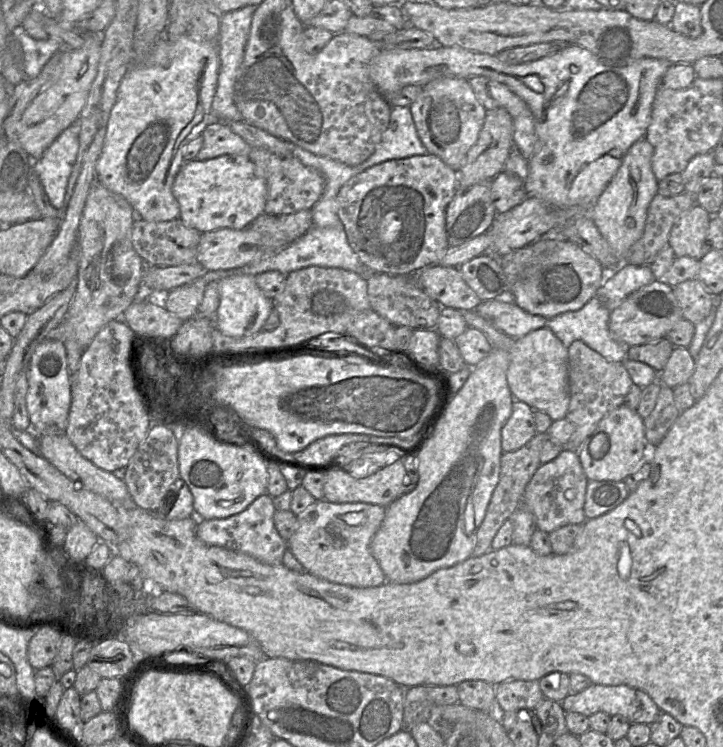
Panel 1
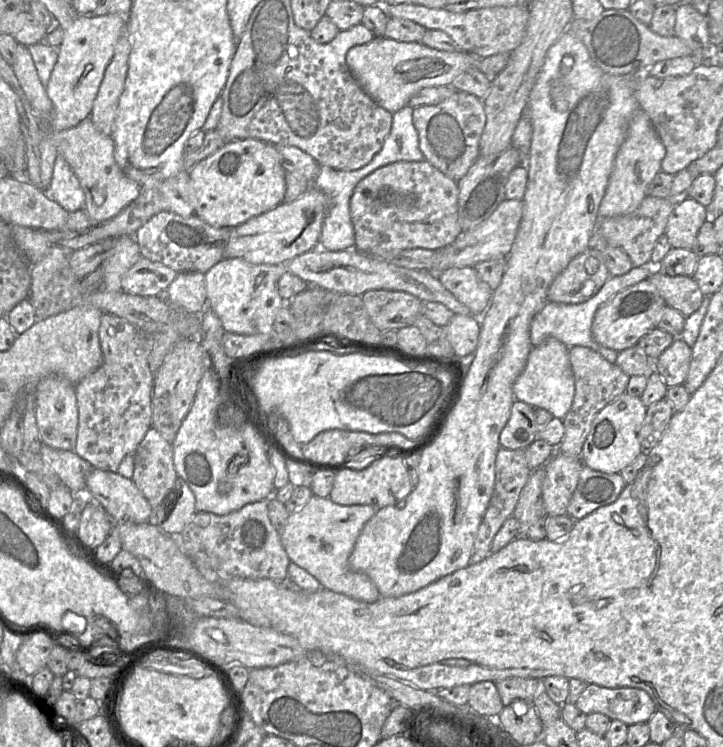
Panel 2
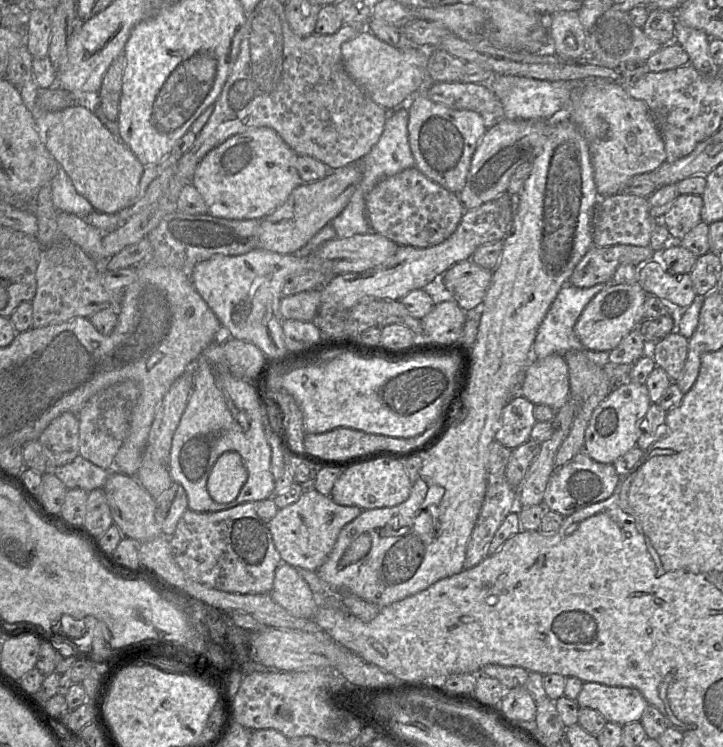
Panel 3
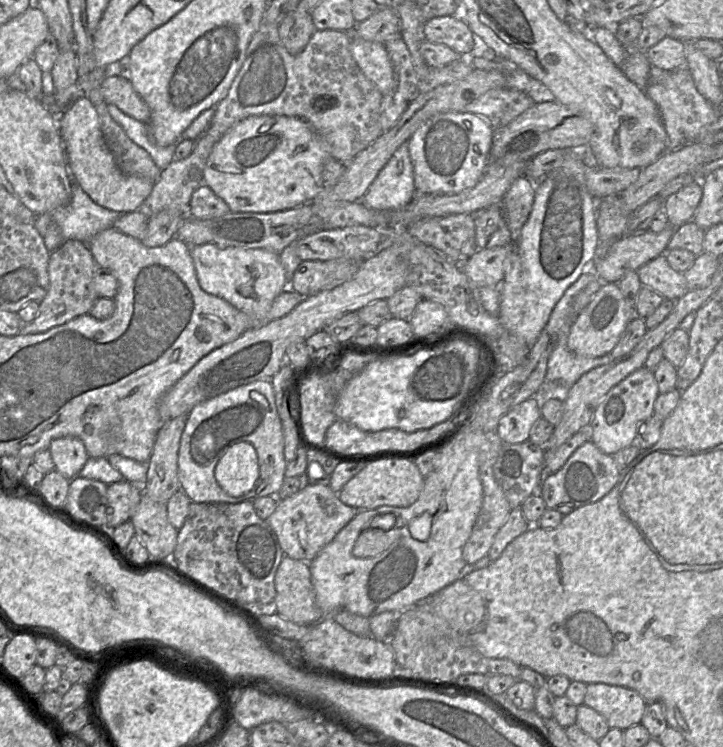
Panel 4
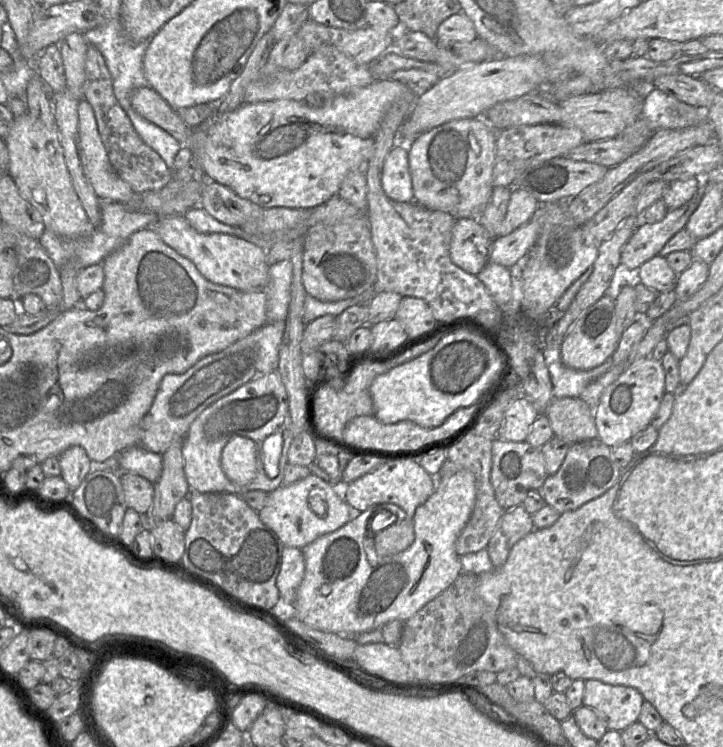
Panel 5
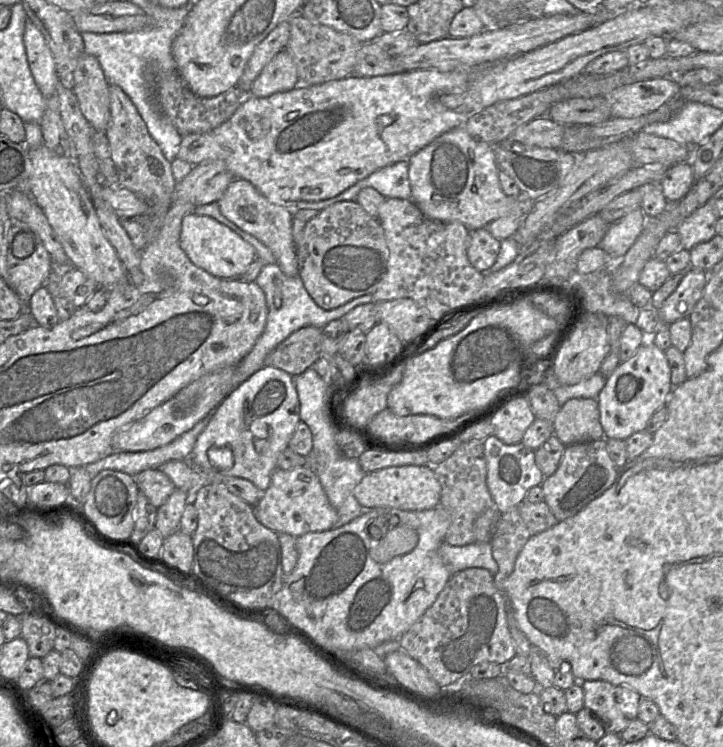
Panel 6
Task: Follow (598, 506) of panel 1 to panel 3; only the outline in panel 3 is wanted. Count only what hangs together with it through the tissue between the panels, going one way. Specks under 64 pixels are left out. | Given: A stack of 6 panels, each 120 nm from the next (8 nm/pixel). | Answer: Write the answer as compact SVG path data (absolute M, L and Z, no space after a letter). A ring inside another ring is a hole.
M581 451L570 462L555 468L546 486L543 504L547 510L567 517L581 508L608 499L614 493L620 479L621 476L613 464L596 462Z

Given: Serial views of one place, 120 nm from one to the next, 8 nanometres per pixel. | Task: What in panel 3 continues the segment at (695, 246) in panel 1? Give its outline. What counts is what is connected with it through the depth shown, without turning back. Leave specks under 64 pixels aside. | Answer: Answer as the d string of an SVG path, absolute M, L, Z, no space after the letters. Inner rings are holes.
M680 194L670 210L662 217L671 235L671 241L680 242L701 221L703 198L700 195Z

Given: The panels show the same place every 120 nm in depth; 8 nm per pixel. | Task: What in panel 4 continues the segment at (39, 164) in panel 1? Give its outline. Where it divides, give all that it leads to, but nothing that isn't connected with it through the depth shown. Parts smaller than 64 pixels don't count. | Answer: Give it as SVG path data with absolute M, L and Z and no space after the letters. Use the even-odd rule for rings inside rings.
M72 177L71 191L71 199L67 205L58 207L51 212L37 215L34 227L42 238L49 224L55 223L59 226L64 240L78 240L87 244L98 233L113 228L115 221L123 215L97 205Z

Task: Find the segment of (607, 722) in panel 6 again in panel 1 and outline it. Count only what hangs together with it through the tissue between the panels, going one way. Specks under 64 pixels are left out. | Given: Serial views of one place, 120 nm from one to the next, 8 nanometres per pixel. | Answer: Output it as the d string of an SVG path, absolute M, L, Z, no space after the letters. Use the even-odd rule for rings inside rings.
M591 684L586 689L578 693L569 693L561 702L565 712L579 713L584 716L591 716L599 711L607 713L610 717L621 715L631 724L652 724L660 715L661 711L650 696L640 690L625 684L601 685Z

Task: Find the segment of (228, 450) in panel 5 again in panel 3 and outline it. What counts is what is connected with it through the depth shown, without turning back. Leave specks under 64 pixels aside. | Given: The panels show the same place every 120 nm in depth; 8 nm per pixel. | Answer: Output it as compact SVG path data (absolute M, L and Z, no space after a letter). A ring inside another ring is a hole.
M223 453L210 473L207 482L208 492L219 503L234 501L248 480L248 472L239 453Z

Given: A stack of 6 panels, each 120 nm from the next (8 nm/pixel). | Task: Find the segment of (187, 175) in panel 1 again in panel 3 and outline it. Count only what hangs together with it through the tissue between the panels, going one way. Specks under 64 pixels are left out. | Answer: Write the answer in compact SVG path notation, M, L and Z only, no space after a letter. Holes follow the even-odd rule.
M269 127L252 128L231 136L209 152L197 167L192 184L201 194L208 214L229 220L261 220L281 206L302 182L297 170L298 155Z

